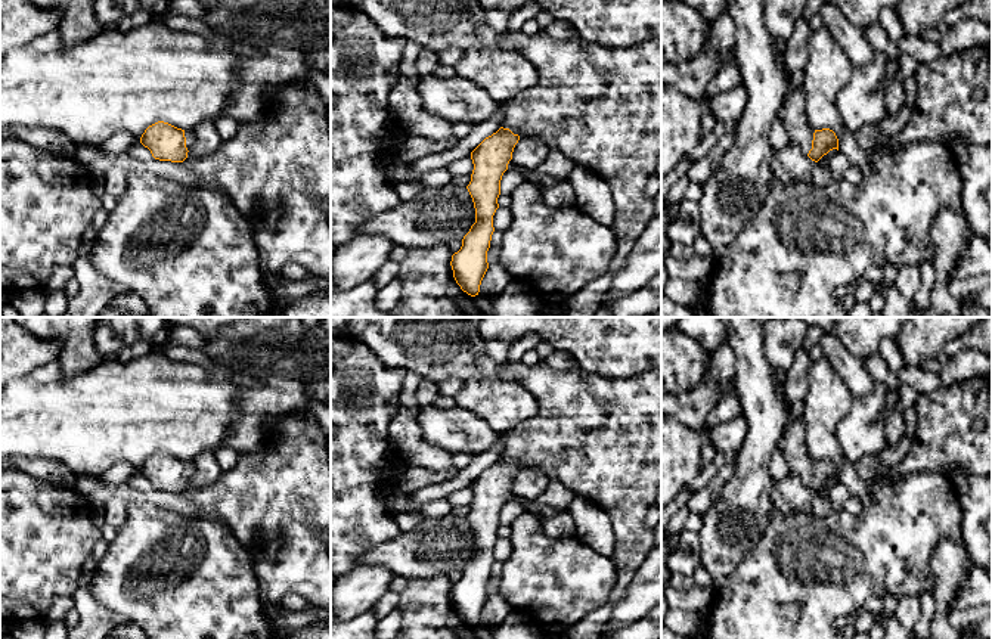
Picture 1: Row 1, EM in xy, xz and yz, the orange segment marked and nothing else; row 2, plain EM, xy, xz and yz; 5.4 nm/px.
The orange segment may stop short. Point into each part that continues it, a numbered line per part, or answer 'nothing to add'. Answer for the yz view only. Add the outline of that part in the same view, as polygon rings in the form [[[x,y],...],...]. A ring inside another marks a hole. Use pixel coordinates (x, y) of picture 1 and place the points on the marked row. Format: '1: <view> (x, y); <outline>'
1: yz (791, 114); [[[778,52],[779,62],[785,66],[782,53]],[[785,66],[788,75],[788,87],[782,105],[778,111],[779,121],[790,136],[791,145],[797,145],[805,155],[812,149],[815,130],[806,121],[805,94],[800,86],[794,87],[791,78],[796,75]]]

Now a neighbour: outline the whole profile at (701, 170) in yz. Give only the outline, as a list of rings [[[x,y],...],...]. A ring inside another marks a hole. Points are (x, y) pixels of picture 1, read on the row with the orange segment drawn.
[[[732,128],[719,130],[719,139],[712,151],[704,158],[694,162],[688,170],[686,177],[691,180],[691,183],[703,184],[712,176],[713,170],[720,164],[732,142]]]

